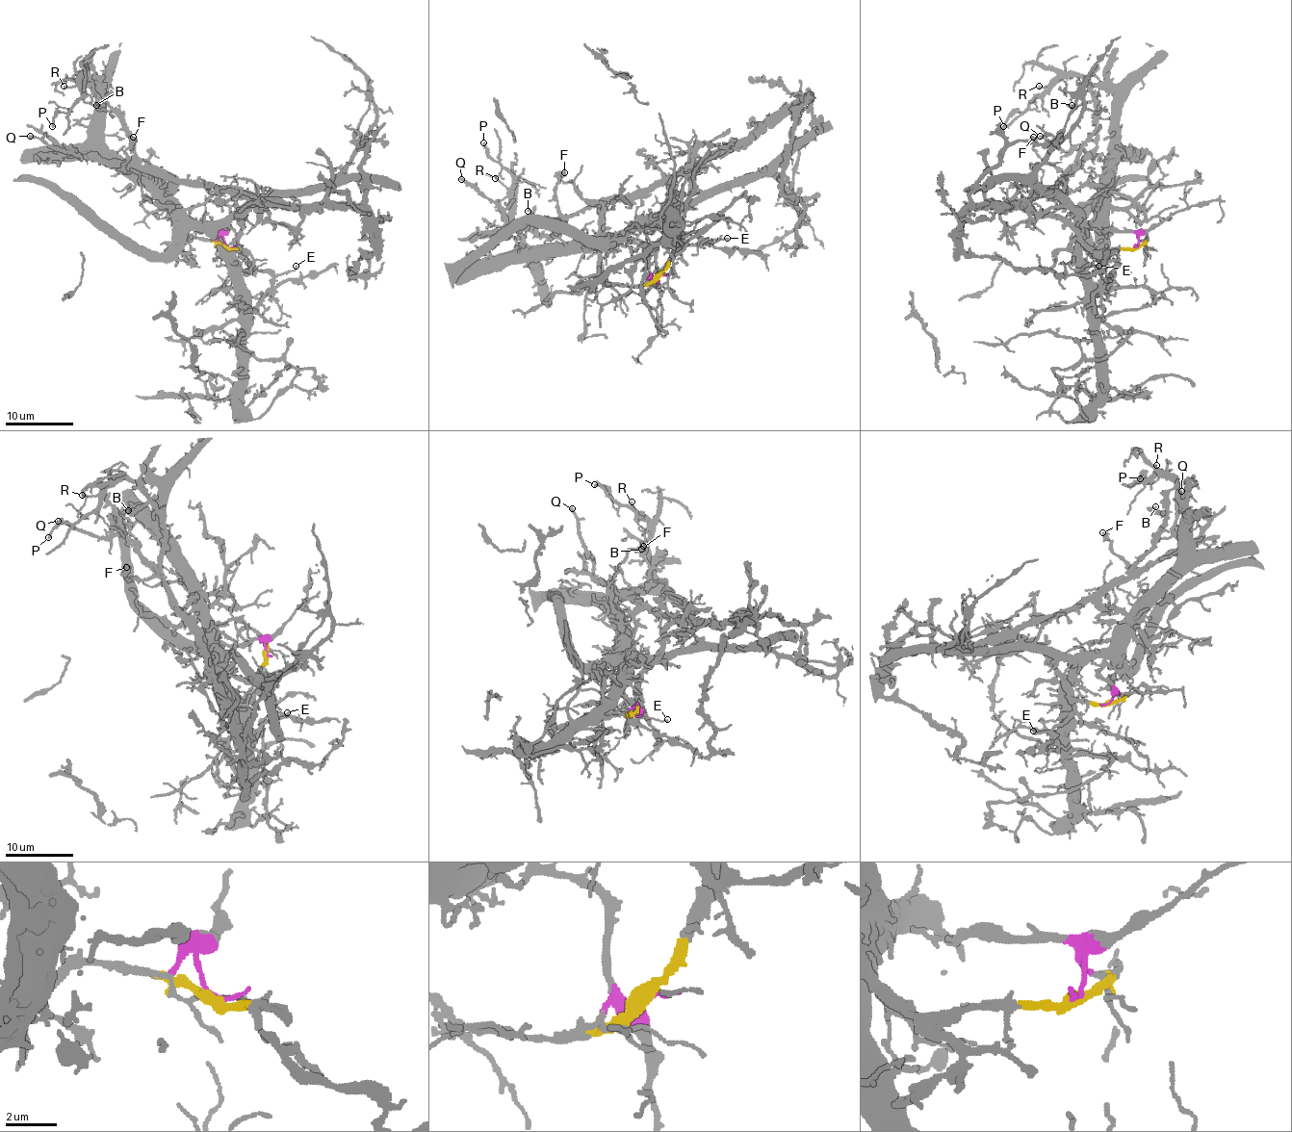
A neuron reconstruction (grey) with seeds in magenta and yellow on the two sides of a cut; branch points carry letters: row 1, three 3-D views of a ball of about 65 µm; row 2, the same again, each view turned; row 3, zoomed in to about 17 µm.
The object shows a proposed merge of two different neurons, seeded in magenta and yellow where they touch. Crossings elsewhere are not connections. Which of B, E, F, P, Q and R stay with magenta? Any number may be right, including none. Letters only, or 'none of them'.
P, R

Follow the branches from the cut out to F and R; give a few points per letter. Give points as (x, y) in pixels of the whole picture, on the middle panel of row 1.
F: (658, 276), (674, 237), (673, 178), (681, 169), (572, 215), (563, 215), (557, 200), (556, 175), (565, 171)
R: (658, 276), (650, 274), (649, 250), (627, 240), (579, 252), (530, 252), (511, 224), (511, 197), (495, 178)

